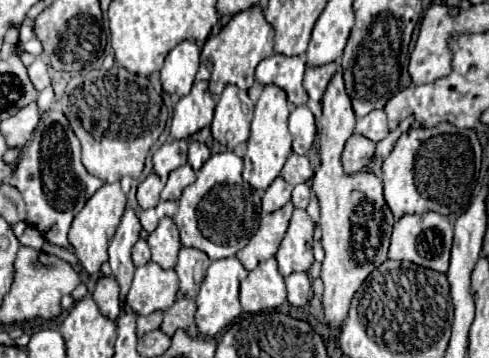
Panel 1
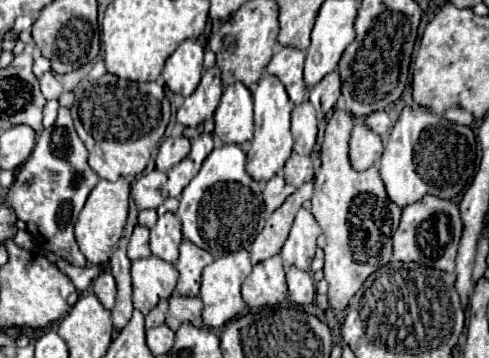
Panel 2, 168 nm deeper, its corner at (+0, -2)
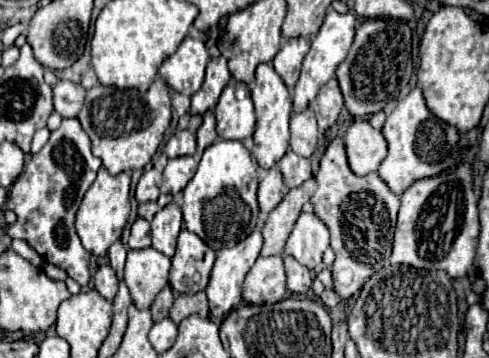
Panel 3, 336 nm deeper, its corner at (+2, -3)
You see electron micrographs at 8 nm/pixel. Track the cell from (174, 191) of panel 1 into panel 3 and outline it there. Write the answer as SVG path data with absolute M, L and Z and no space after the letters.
M193 157L171 159L163 173L163 191L177 195L185 187L185 183L189 183L193 171L197 171L197 161Z

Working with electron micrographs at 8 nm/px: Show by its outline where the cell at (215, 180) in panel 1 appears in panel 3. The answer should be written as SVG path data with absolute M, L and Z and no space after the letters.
M217 141L209 145L199 161L193 179L183 189L183 223L185 229L203 239L205 245L219 251L223 245L233 247L257 227L257 163L241 141Z

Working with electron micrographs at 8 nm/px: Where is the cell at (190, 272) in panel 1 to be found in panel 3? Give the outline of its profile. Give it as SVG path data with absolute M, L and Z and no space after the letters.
M183 229L179 233L179 241L177 241L177 253L171 259L173 267L171 267L171 275L169 275L169 285L175 293L187 293L193 295L197 291L203 291L207 287L209 281L209 273L211 267L215 263L215 251L211 247L207 247L197 235L193 235L191 231Z

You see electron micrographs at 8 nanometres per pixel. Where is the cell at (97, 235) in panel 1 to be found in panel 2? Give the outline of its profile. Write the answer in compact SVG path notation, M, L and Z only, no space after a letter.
M119 178L117 182L99 180L99 184L91 190L79 214L79 220L75 224L75 238L79 242L81 252L91 264L103 264L109 260L111 242L115 246L119 238L123 236L123 228L127 224L127 210L129 210L129 180L127 178Z

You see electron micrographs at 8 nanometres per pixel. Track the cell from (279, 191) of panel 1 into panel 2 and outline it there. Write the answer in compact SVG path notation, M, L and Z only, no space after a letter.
M277 172L273 178L267 180L263 190L263 202L267 212L275 212L289 194L293 194L295 188L283 180L283 172Z

